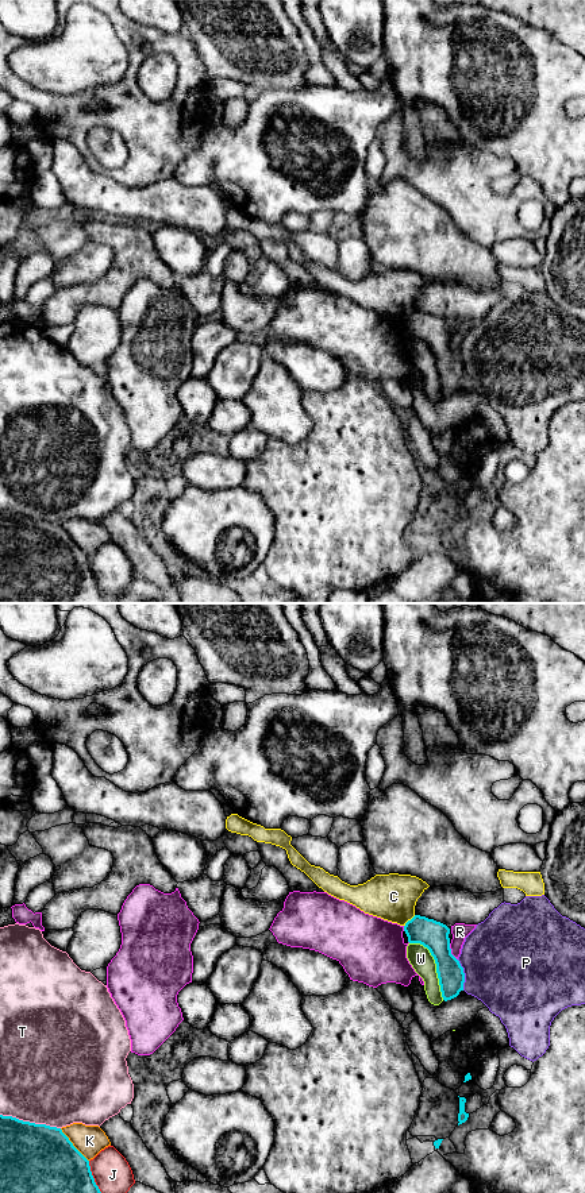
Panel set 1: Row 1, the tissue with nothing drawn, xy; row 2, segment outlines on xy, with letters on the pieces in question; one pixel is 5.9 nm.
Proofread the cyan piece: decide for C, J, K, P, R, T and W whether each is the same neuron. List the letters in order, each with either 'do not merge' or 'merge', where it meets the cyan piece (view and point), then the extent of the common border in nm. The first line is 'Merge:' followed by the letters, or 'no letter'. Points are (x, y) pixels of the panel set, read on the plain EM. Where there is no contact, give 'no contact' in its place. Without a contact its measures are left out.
Merge: no letter
C: do not merge | xy (408, 316) | 100 nm
J: do not merge | xy (95, 578) | 300 nm
K: do not merge | xy (72, 540) | 260 nm
P: do not merge | xy (464, 370) | 190 nm
R: do not merge | xy (450, 347) | 120 nm
T: do not merge | xy (29, 517) | 380 nm
W: do not merge | xy (437, 361) | 400 nm

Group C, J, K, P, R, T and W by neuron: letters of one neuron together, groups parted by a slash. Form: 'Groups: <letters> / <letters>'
Groups: C / J / K / P / R / T / W

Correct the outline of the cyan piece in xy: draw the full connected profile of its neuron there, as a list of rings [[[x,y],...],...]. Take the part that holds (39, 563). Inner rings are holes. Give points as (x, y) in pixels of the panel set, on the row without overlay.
[[[0,510],[0,603],[111,603],[91,567],[89,556],[61,524]]]

